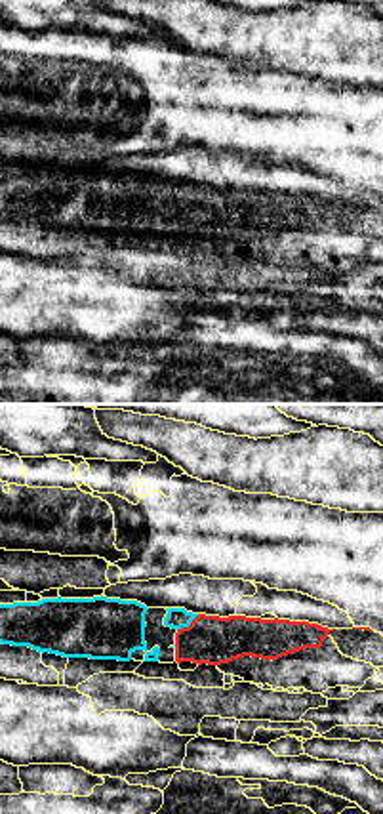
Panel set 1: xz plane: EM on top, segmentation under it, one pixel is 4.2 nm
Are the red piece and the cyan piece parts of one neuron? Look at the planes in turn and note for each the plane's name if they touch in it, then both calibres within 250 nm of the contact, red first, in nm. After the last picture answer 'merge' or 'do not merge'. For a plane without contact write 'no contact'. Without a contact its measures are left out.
meets red in xz; 200 nm thick on the red side, 90 nm on the other

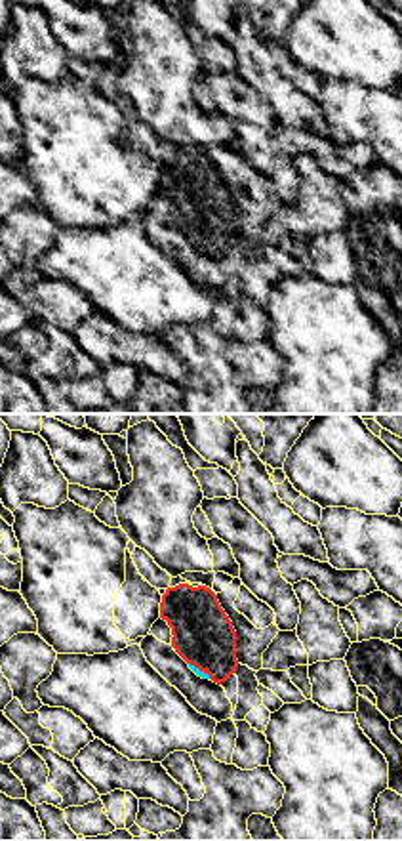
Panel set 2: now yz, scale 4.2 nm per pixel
meets red in yz; 260 nm thick on the red side, 30 nm on the other

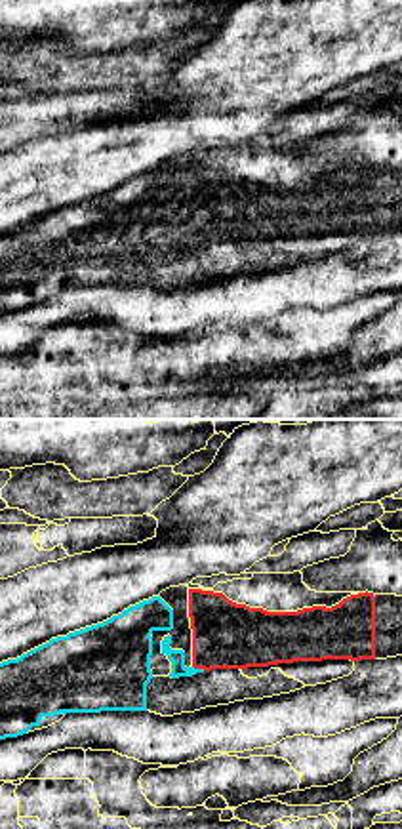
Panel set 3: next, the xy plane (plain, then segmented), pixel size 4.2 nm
meets red in xy; 280 nm thick on the red side, 60 nm on the other

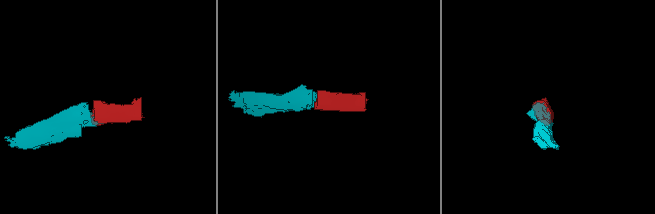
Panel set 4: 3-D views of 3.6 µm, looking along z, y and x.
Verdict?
merge

